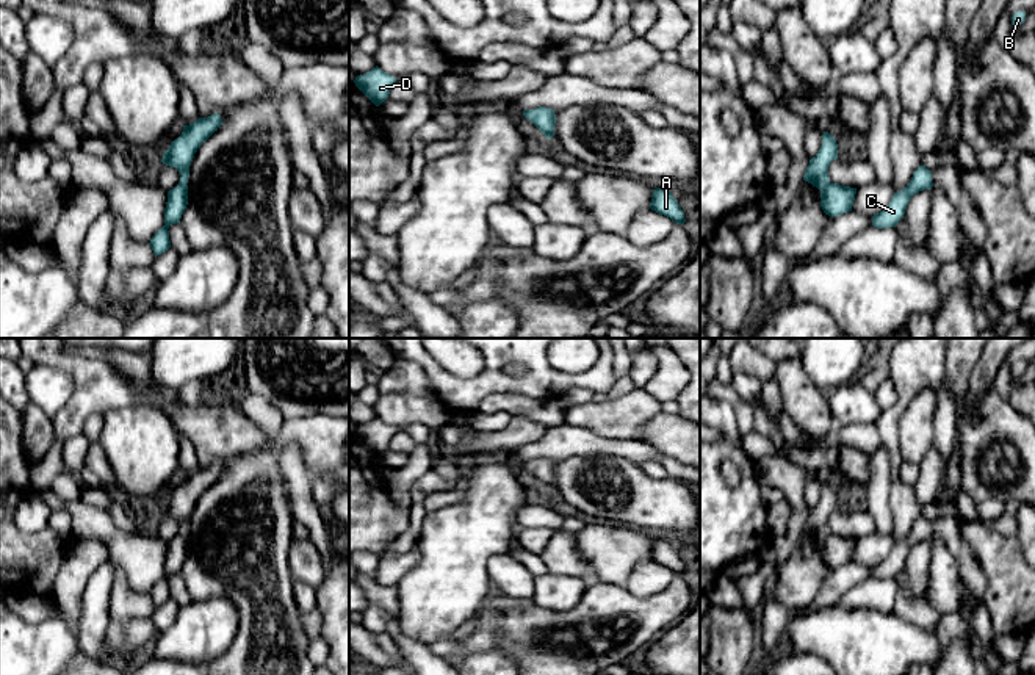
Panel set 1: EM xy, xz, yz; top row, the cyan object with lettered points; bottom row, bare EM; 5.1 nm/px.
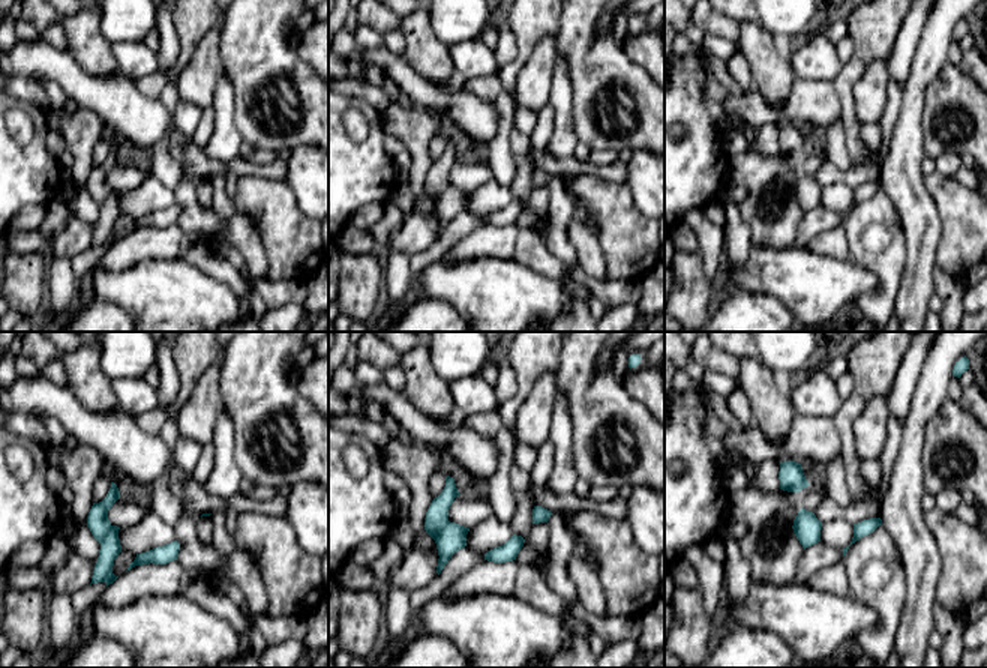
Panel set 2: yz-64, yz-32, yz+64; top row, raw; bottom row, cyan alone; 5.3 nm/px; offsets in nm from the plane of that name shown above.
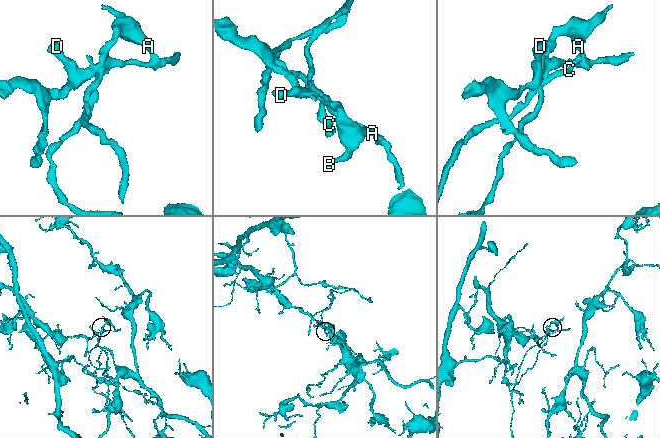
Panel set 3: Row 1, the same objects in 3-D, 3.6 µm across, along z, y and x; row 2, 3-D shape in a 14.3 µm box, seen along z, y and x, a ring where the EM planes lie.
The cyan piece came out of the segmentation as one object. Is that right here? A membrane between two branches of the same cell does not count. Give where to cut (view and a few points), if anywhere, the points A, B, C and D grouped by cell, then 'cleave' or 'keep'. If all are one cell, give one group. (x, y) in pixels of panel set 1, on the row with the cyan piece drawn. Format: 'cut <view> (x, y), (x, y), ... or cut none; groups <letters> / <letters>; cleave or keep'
cut xy (182, 132), (180, 147), (193, 155); groups A B C / D; cleave

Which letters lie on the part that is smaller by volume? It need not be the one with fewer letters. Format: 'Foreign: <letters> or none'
Foreign: A, B, C

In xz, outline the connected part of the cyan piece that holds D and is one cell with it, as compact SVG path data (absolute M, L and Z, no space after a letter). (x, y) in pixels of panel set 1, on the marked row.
M376 66L363 75L357 75L354 83L376 106L379 106L387 100L396 78Z

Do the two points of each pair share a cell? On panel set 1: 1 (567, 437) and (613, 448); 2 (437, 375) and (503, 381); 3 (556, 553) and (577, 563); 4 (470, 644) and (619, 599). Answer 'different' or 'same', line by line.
1: same
2: same
3: same
4: same

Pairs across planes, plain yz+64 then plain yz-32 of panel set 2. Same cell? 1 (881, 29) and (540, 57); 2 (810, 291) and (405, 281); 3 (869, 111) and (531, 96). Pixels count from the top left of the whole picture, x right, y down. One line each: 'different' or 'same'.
1: different
2: different
3: same

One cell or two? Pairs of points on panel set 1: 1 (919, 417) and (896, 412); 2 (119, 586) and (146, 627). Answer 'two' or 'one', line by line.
1: two
2: two

